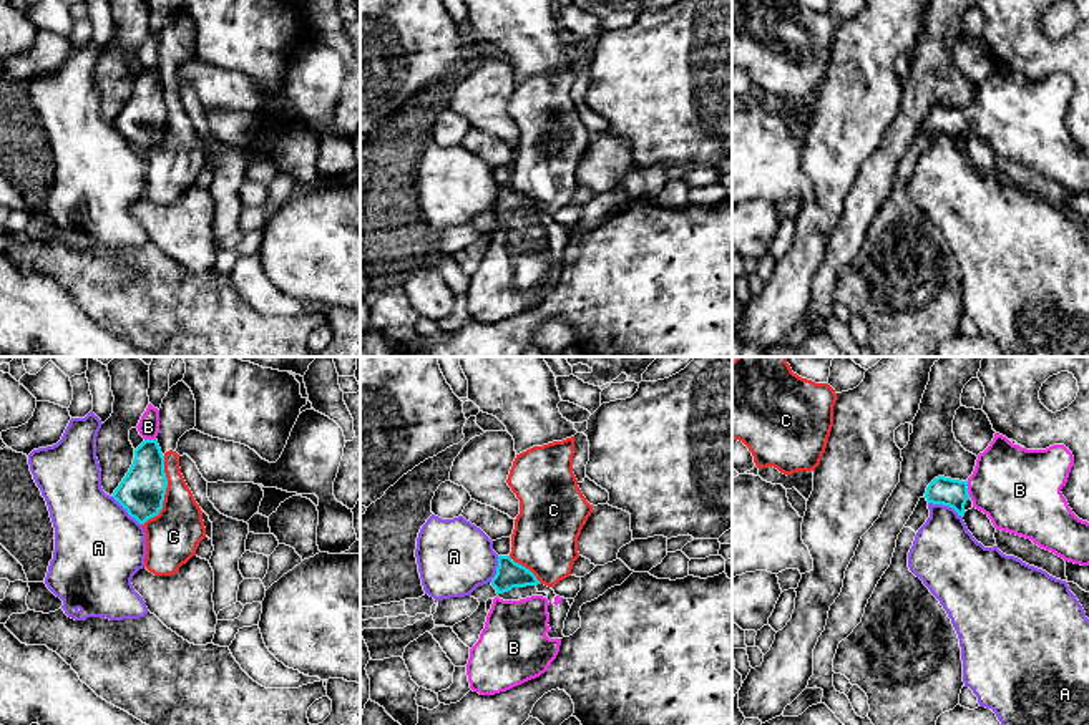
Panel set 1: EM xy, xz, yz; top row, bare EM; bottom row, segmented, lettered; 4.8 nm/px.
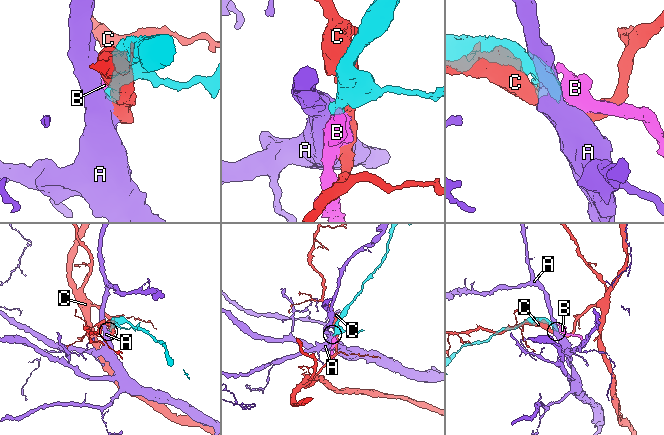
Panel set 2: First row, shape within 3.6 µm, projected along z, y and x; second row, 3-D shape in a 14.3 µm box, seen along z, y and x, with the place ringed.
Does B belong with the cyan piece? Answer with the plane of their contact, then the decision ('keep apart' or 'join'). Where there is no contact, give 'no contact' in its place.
yz | join

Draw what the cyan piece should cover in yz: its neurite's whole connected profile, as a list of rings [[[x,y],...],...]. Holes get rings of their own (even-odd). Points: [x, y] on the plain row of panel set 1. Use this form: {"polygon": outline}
{"polygon": [[[994,61],[966,109],[938,105],[925,126],[953,136],[961,146],[971,128],[996,158],[1031,168],[1064,189],[1089,194],[1089,151],[1072,141],[1061,121],[1072,93],[1074,85],[1064,73],[1026,78]]]}

